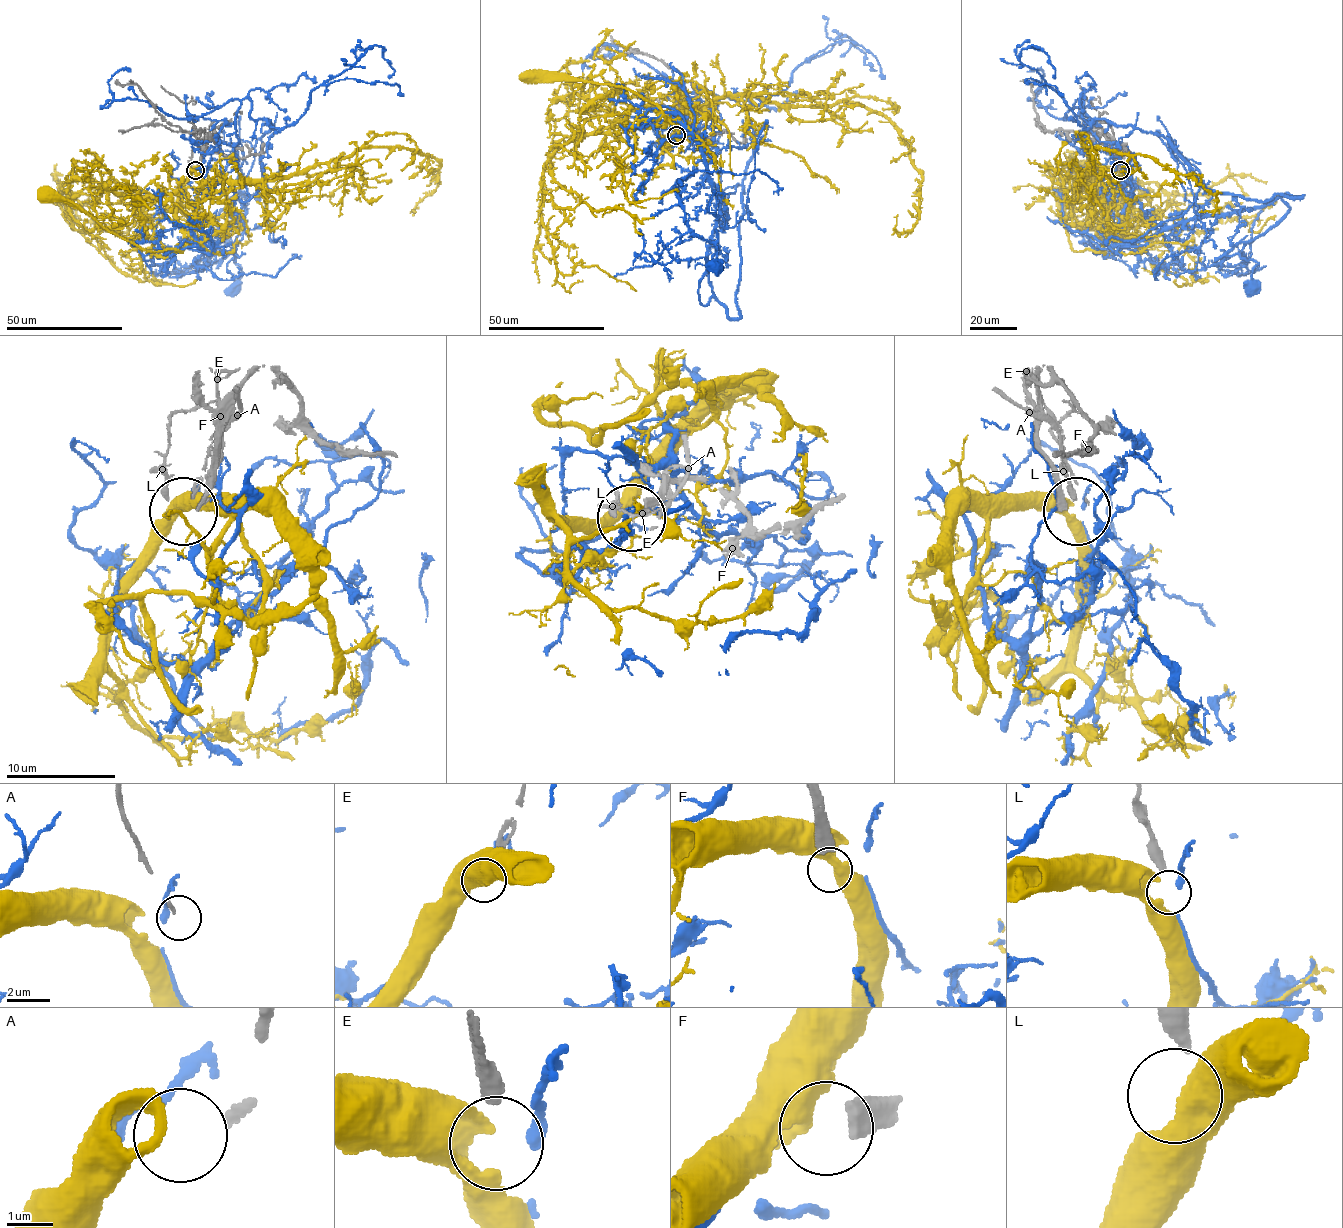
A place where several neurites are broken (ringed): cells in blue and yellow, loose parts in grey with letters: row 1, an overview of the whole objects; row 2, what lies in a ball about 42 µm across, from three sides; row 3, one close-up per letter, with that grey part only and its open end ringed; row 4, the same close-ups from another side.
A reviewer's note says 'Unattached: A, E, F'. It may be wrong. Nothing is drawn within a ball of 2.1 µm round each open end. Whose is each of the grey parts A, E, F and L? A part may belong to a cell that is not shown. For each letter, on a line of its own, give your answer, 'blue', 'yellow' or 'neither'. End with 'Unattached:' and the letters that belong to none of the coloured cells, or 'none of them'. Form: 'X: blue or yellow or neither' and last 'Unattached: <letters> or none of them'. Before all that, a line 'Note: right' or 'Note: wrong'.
Note: right
A: neither
E: neither
F: neither
L: blue
Unattached: A, E, F

